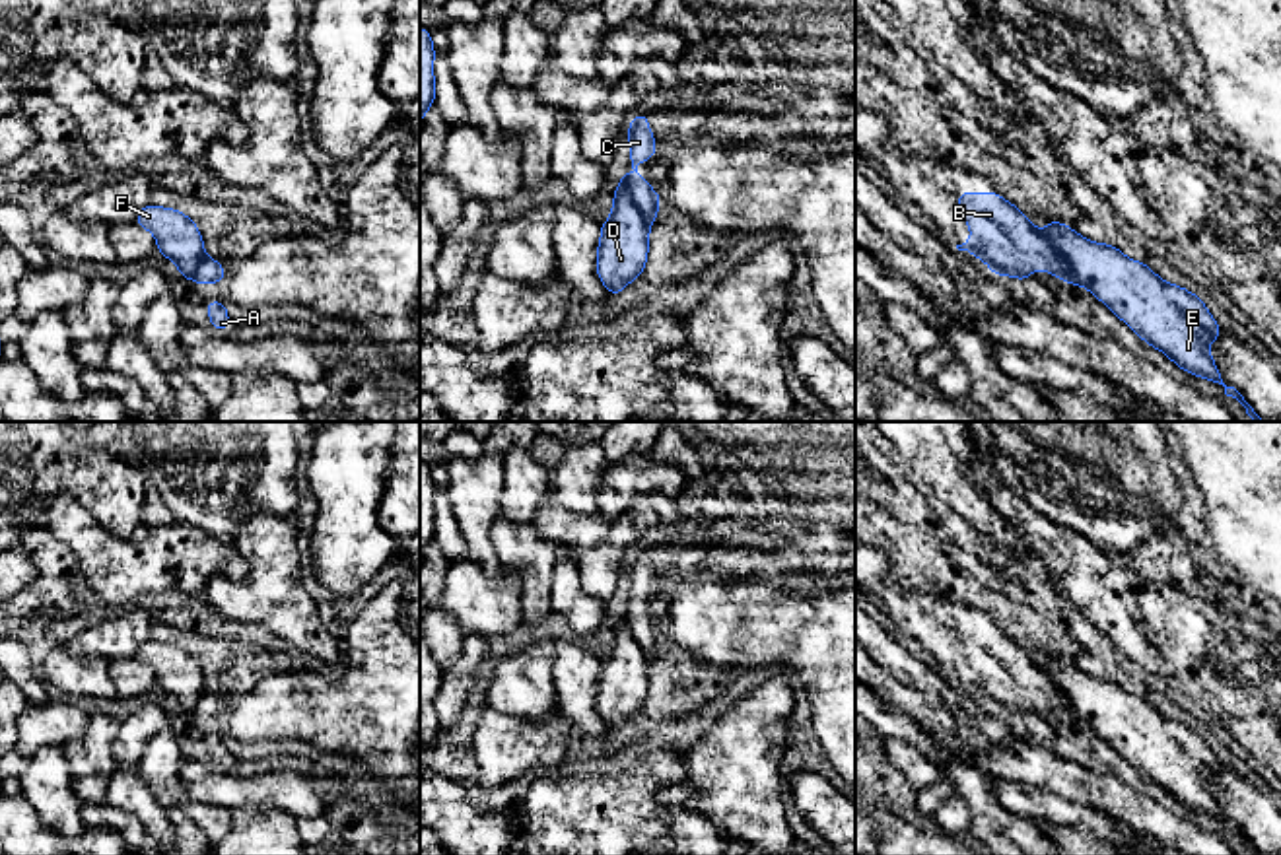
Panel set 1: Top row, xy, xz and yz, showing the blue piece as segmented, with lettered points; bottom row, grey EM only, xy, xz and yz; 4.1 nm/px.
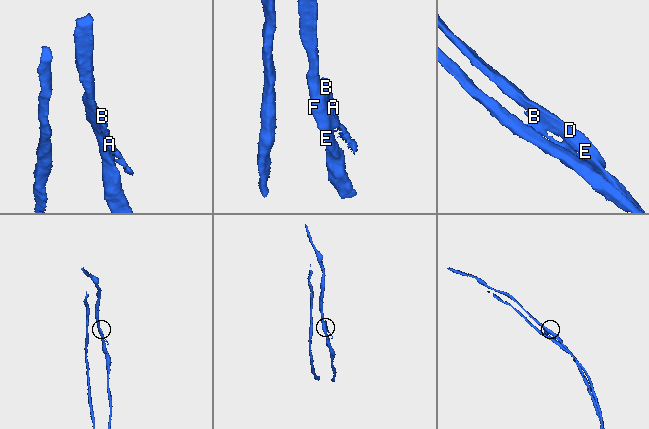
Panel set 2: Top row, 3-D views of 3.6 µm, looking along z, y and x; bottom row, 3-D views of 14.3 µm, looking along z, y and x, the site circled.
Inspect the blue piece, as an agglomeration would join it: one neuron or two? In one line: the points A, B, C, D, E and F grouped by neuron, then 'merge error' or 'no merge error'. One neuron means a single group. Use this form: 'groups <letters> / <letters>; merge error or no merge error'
groups A B C / D E F; merge error

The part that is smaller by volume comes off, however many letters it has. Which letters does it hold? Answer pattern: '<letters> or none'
A, B, C

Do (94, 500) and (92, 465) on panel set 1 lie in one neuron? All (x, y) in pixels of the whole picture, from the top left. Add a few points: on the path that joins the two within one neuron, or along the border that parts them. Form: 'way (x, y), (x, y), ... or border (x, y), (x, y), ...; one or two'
way (94, 492), (92, 473); one

